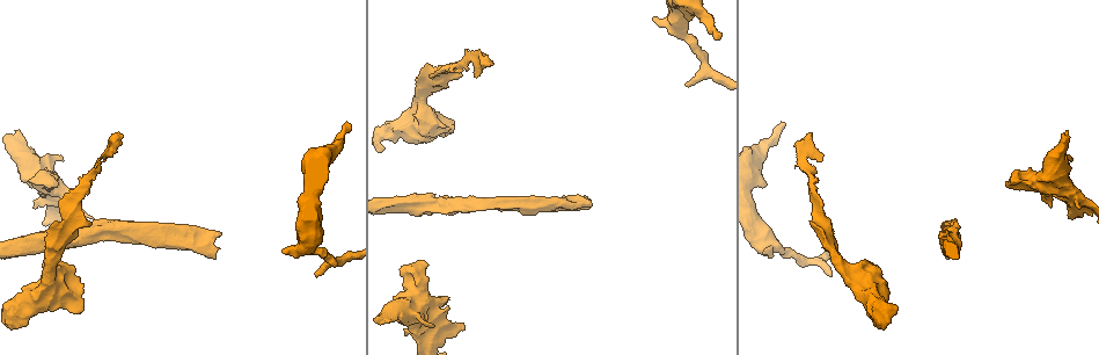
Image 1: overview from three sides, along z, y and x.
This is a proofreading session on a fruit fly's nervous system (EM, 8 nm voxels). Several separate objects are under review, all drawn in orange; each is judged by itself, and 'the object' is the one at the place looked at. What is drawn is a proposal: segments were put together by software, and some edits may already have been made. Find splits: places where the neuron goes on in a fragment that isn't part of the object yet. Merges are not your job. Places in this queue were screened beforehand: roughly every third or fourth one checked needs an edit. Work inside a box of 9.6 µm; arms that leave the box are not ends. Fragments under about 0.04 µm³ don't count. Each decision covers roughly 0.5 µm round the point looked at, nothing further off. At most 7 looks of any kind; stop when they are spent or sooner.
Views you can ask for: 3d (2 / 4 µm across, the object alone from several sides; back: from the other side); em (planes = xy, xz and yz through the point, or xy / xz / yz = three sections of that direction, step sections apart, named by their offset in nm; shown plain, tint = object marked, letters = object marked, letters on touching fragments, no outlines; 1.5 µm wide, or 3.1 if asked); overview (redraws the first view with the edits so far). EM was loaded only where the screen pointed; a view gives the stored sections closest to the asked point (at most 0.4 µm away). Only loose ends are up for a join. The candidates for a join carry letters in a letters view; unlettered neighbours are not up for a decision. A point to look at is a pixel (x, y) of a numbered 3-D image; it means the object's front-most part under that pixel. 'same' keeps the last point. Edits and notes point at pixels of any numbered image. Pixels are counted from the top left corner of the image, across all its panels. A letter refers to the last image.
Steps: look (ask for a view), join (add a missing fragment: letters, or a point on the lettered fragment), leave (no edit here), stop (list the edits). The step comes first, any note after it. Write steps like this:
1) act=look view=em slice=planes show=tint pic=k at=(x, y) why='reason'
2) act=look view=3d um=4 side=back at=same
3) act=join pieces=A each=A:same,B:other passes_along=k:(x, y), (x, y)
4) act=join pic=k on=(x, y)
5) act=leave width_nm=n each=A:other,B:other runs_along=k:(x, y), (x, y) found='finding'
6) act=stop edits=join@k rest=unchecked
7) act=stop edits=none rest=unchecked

act=look view=3d um=4 side=back pic=1 at=(284, 250) why='stops while still wide'

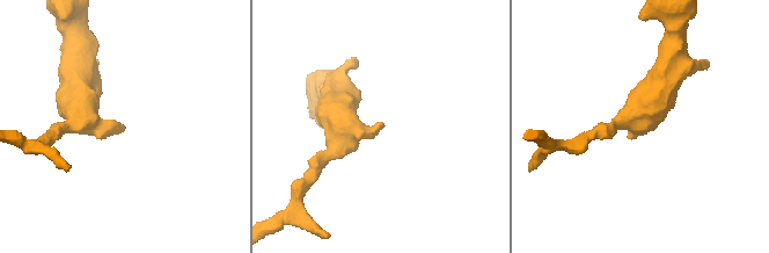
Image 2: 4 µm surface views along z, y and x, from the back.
act=look view=em slice=planes show=letters pic=2 at=(384, 125)

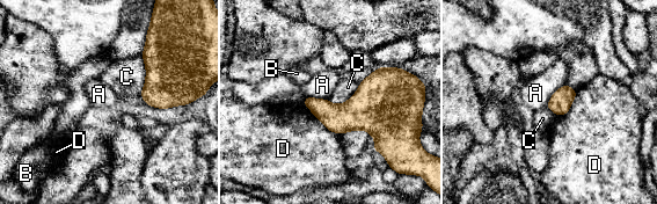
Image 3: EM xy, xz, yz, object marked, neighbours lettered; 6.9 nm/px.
act=leave each=A:other,B:other,C:other,D:other border=3:(303, 102), (329, 130), (340, 135) found='none of them fits'

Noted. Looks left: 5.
act=look view=em slice=planes show=tint pic=1 at=(317, 275) why='free end'

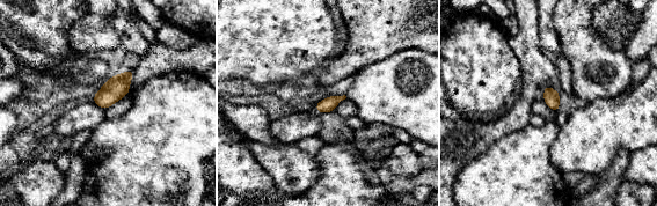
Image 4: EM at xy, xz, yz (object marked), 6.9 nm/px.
act=look view=em slice=planes show=letters at=same

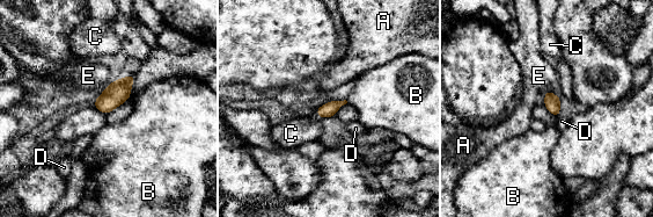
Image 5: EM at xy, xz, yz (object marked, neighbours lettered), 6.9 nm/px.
act=join pieces=C width_nm=100 each=A:other,B:other,C:same,D:other,E:other passes_along=5:(327, 110), (318, 115), (291, 134) found='it goes on there'

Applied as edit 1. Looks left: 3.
act=look view=3d um=4 pic=1 at=(221, 235) why='stops while still wide'

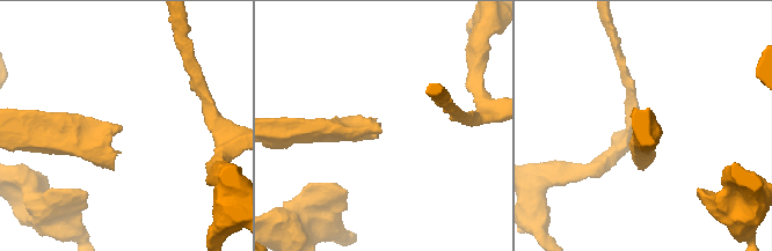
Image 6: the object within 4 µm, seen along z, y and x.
act=look view=em slice=planes show=letters pic=6 at=(379, 133) why='shape alone is not enough'

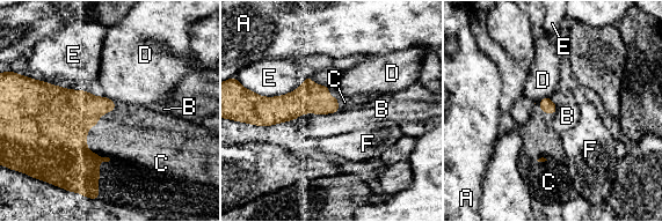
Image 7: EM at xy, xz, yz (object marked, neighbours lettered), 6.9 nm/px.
act=join pieces=C each=A:other,B:other,C:same,D:other,E:other,F:other passes_along=7:(53, 147), (89, 150), (122, 135) found='the neuron continues'

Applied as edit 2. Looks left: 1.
act=stop edits=join@5,join@7 rest=unchecked

